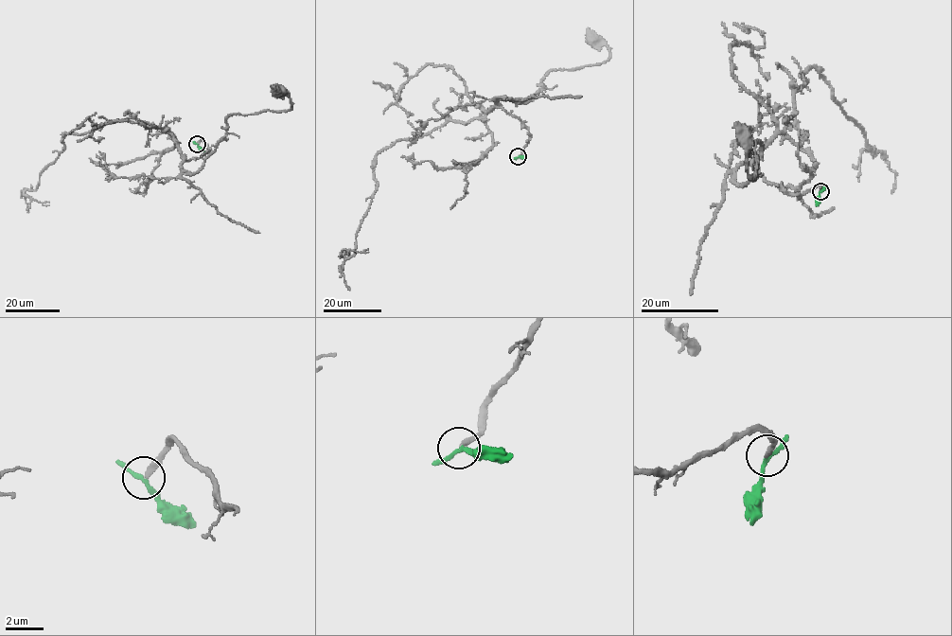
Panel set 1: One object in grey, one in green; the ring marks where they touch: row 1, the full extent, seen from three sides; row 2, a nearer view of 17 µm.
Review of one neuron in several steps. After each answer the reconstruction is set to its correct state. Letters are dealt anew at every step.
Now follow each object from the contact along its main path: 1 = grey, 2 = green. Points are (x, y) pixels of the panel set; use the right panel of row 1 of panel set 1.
1: (820, 191), (785, 192), (745, 163), (738, 185), (756, 177), (761, 155), (754, 143), (753, 178), (743, 138)
2: (820, 191), (818, 205)

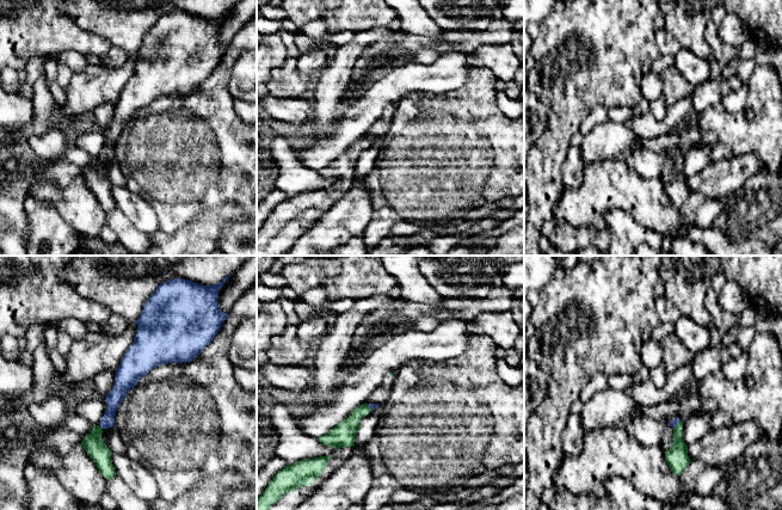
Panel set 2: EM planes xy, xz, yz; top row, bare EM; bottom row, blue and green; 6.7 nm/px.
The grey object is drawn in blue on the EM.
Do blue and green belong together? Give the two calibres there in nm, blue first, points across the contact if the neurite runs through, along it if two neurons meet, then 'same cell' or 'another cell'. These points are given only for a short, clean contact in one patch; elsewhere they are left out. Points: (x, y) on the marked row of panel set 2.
calibres 110 and 140 nm; way xy (117, 394), (109, 418), (100, 426), (100, 454); same cell

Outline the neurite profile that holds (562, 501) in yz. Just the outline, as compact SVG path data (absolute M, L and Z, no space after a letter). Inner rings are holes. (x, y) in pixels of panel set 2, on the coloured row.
M556 491L549 508L550 510L610 510L610 502L606 496L599 498L590 493L573 494Z

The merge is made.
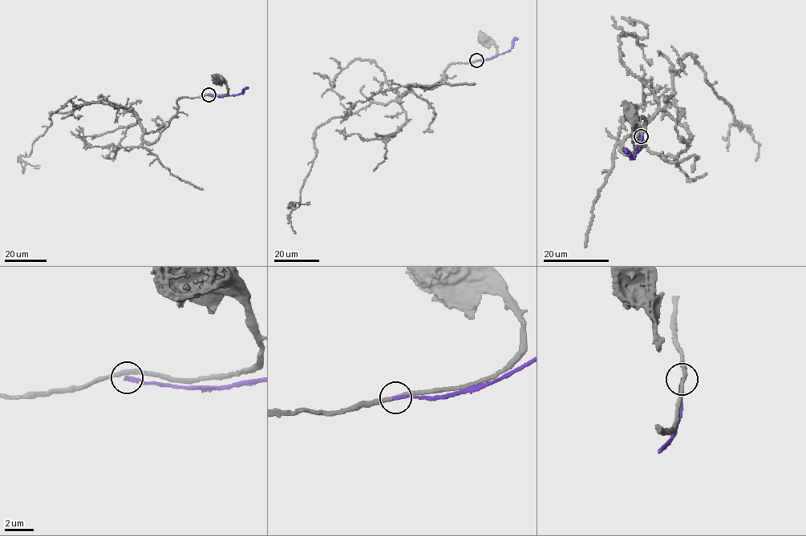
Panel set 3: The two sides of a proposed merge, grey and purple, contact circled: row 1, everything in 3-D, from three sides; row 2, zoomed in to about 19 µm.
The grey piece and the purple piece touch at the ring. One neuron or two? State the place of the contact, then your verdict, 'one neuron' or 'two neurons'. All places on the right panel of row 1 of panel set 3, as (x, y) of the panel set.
place (641, 136); two neurons

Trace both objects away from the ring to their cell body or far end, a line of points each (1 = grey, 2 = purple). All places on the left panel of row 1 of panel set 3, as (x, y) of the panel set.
1: (208, 94), (228, 92), (226, 85), (217, 80)
2: (208, 95), (238, 94), (249, 87)

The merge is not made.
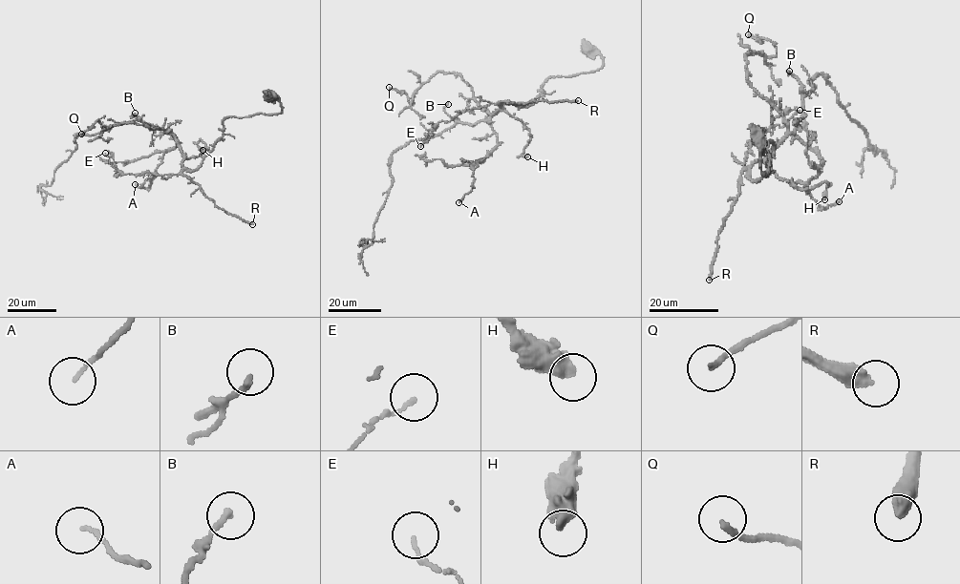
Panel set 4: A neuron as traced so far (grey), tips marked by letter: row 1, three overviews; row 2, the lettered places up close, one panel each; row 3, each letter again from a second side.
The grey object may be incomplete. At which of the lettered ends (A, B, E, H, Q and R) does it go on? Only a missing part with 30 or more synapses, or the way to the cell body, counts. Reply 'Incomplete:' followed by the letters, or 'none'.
Incomplete: R

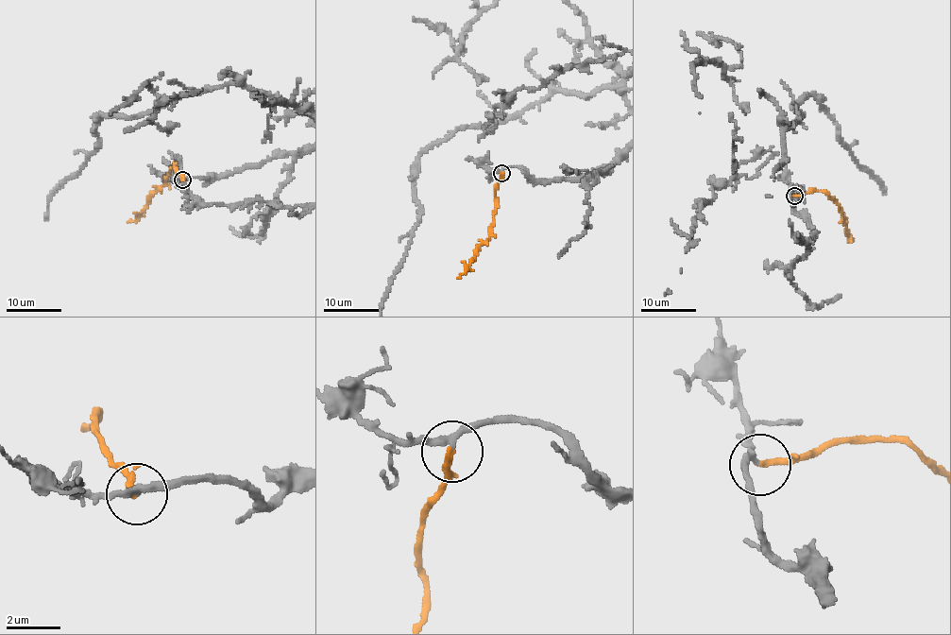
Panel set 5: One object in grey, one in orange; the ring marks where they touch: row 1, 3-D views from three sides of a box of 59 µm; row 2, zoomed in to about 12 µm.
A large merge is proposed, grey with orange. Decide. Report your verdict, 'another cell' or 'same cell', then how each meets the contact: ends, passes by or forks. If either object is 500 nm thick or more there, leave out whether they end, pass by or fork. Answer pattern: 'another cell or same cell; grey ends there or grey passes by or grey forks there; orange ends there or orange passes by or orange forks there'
same cell; grey passes by; orange passes by

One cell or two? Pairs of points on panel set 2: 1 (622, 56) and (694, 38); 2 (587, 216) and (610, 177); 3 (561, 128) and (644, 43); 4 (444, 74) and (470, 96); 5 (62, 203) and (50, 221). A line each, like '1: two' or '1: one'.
1: two
2: one
3: one
4: two
5: two

